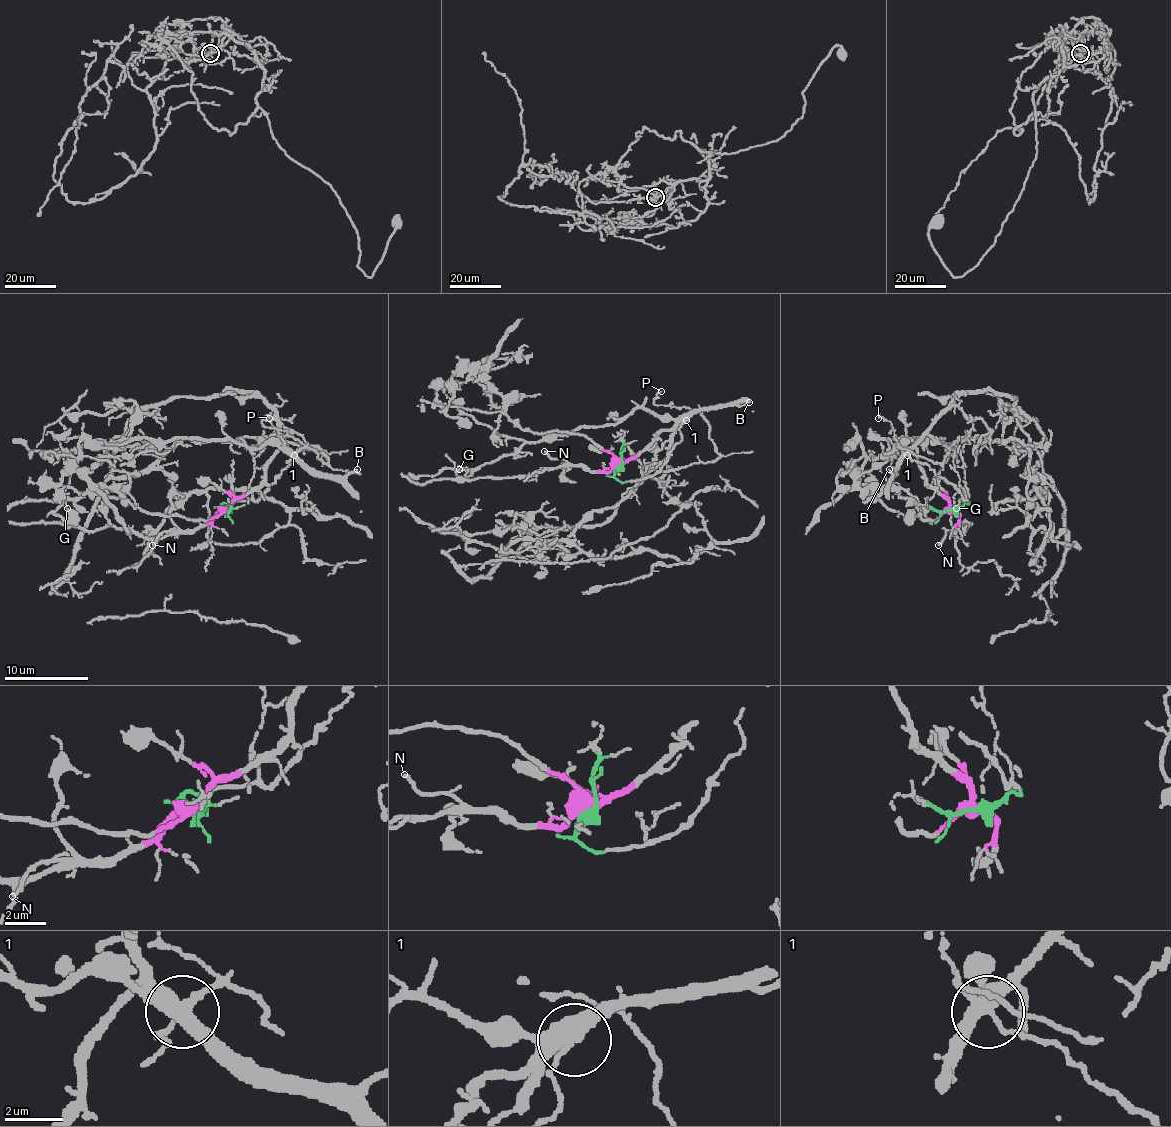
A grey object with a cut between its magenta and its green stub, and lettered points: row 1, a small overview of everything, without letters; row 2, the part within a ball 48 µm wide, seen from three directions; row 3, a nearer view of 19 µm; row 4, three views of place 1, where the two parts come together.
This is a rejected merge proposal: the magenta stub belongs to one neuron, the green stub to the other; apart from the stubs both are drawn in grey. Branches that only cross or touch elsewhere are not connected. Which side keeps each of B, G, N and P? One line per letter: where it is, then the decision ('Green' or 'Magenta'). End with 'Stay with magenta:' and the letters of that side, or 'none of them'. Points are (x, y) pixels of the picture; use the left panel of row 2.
B: Place: (357, 469). Magenta
G: Place: (67, 508). Magenta
N: Place: (152, 545). Magenta
P: Place: (269, 418). Green
Stay with magenta: B, G, N

